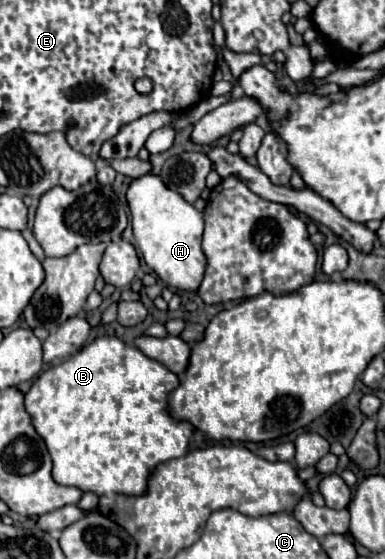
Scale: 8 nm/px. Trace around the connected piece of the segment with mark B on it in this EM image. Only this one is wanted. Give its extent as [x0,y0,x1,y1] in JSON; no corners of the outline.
[25,336,195,496]

